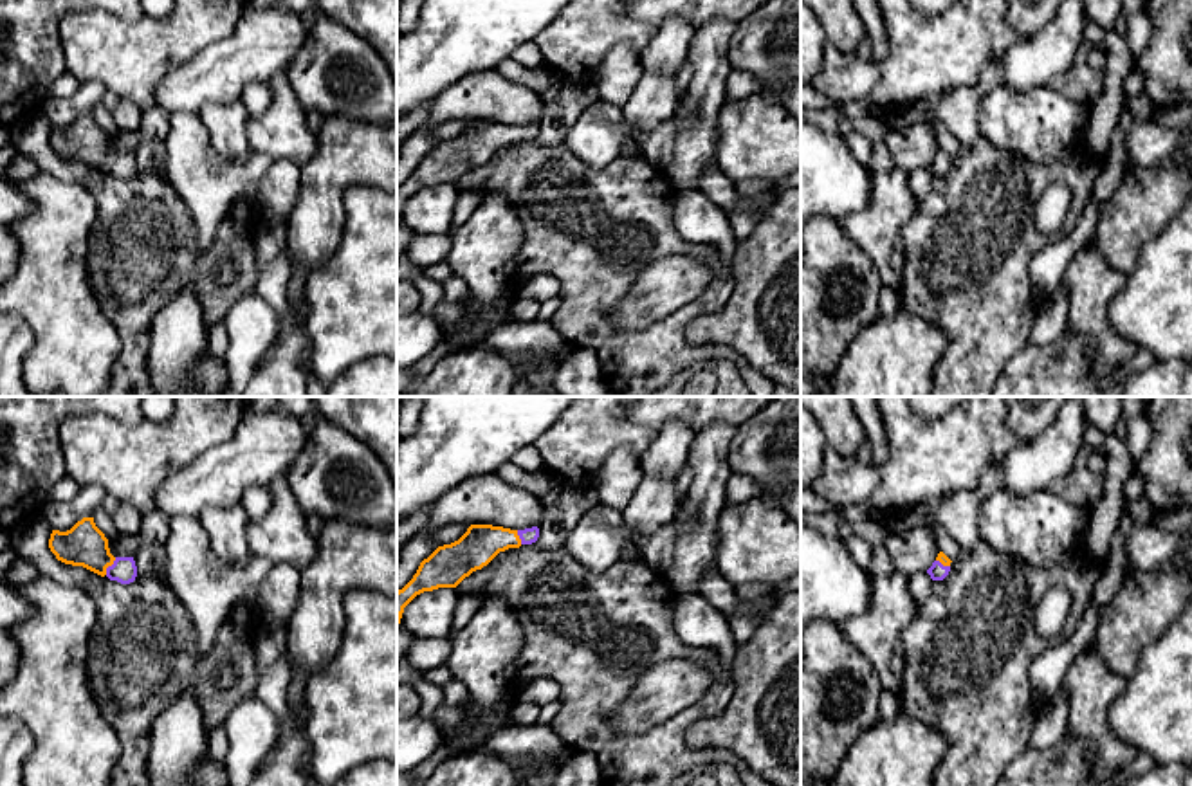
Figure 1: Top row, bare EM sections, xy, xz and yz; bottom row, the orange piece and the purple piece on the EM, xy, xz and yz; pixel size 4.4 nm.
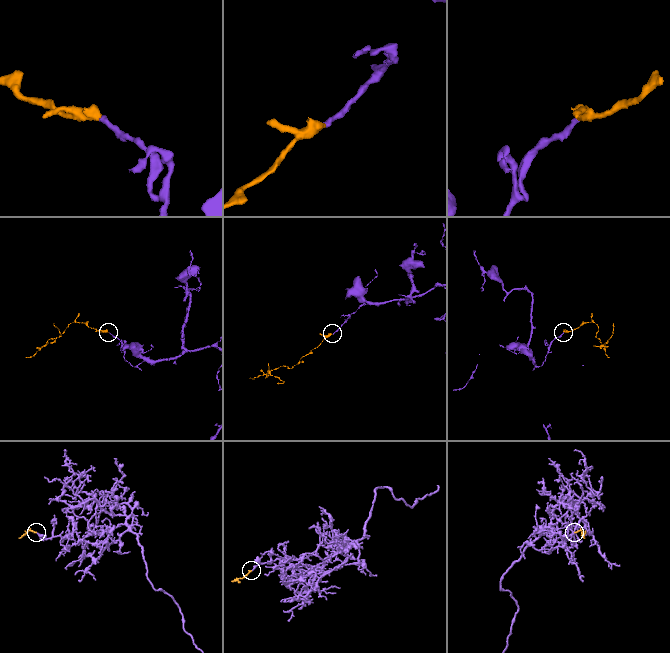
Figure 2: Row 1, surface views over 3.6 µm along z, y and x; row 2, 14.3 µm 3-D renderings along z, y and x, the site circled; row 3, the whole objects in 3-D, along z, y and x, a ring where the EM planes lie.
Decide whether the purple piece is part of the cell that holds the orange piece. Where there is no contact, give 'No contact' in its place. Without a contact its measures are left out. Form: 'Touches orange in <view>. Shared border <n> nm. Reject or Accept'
Touches orange in xy. Shared border 90 nm. Accept

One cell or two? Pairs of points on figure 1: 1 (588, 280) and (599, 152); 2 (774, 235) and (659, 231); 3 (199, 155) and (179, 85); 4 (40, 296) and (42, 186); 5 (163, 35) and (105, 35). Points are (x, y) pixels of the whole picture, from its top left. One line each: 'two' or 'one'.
1: two
2: two
3: two
4: one
5: one

